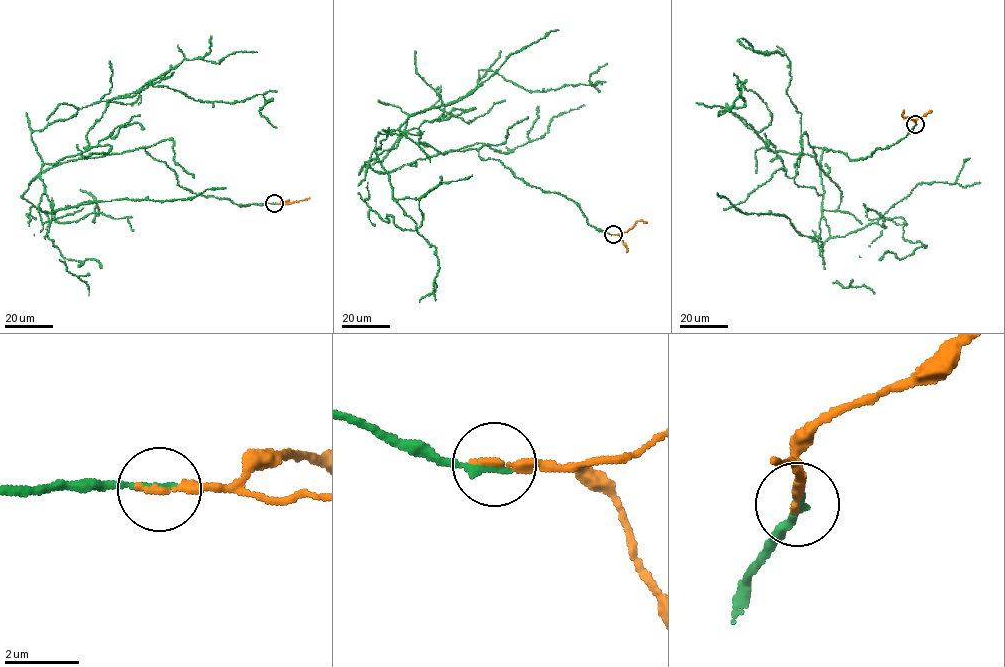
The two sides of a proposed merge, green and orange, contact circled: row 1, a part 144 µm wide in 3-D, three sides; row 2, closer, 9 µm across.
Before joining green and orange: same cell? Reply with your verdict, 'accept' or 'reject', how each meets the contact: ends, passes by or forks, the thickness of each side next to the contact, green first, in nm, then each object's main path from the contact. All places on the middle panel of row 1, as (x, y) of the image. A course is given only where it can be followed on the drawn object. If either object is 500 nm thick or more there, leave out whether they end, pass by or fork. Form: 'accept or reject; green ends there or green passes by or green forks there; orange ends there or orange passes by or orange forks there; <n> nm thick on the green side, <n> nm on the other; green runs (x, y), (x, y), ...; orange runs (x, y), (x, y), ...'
reject; green ends there; orange ends there; 240 nm thick on the green side, 240 nm on the other; green runs (613, 234), (475, 149), (364, 164), (479, 70), (546, 91), (594, 86), (607, 63); orange runs (613, 234), (626, 231), (638, 220), (647, 223)

